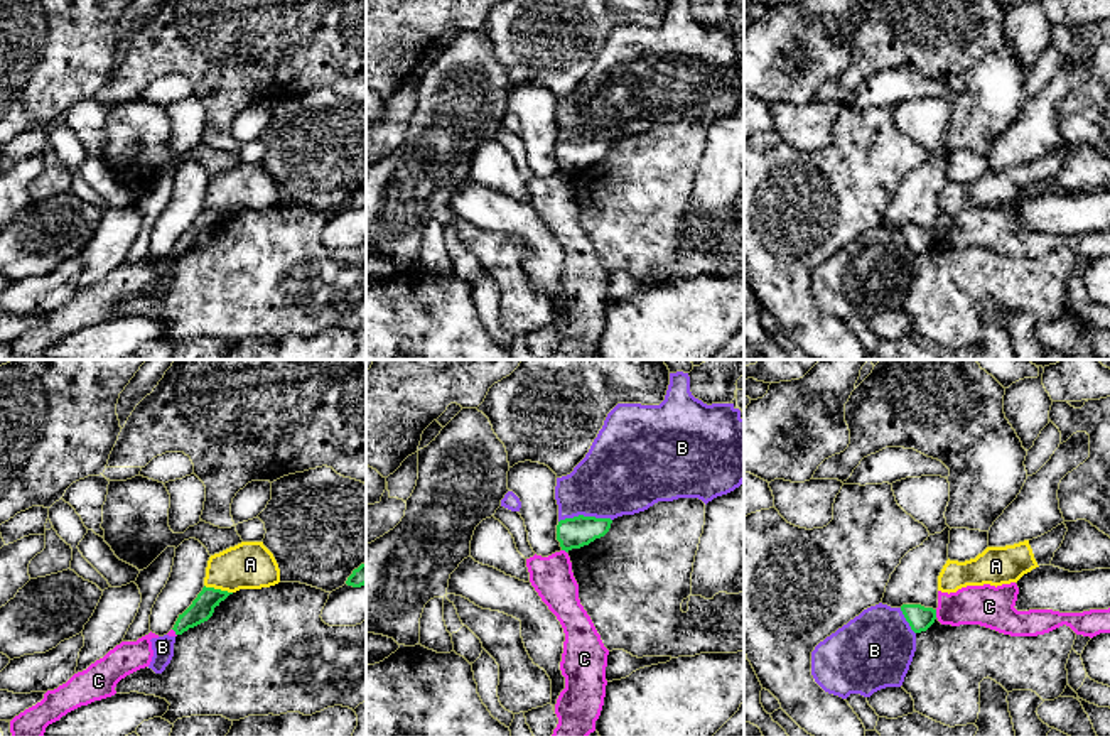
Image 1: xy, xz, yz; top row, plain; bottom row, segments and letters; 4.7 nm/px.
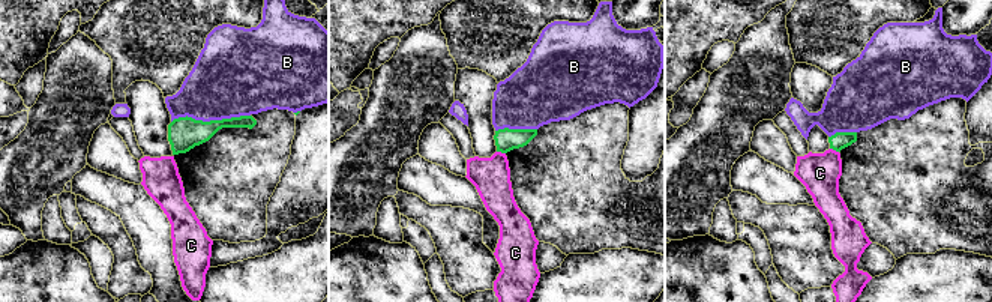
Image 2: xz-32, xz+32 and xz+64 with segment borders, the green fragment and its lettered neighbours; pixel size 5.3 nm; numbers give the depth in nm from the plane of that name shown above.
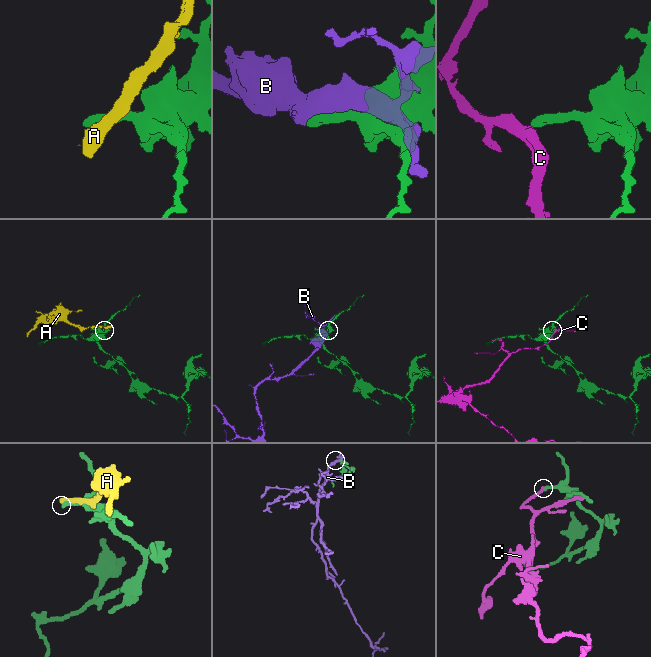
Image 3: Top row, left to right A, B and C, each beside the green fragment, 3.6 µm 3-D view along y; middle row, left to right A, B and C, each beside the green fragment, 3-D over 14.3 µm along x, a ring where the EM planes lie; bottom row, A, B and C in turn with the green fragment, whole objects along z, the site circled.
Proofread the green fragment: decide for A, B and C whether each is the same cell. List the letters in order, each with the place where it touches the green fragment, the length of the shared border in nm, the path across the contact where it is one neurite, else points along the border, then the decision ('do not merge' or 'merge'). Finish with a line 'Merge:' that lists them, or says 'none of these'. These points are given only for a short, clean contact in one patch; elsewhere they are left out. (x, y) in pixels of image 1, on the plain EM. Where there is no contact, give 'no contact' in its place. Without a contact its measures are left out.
A: meets green in xy at (218, 211); contact 140 nm long; do not merge
B: meets green in xz at (584, 139); contact 260 nm long; do not merge
C: meets green in yz at (935, 235); contact 40 nm long; border along yz (935, 232), (937, 238); do not merge
Merge: none of these

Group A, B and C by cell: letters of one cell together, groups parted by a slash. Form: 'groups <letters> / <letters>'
groups A / B / C

